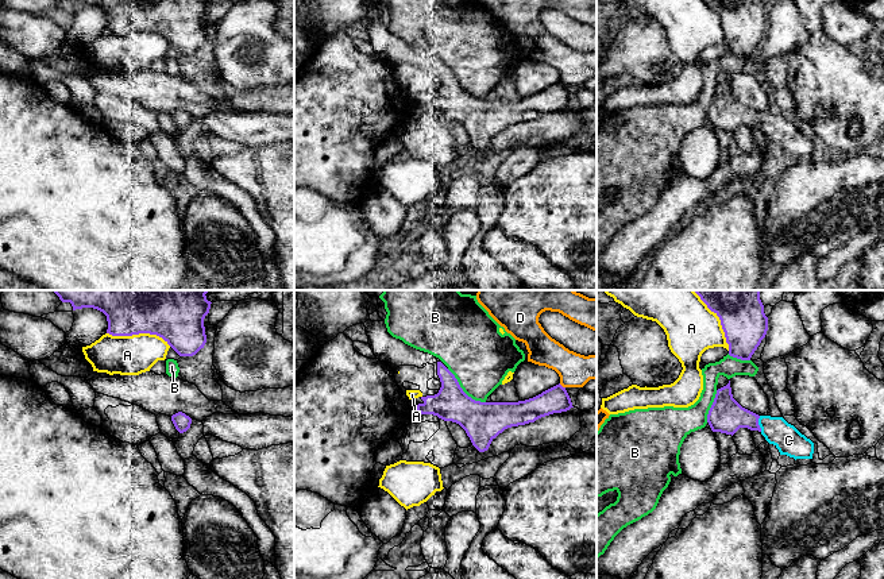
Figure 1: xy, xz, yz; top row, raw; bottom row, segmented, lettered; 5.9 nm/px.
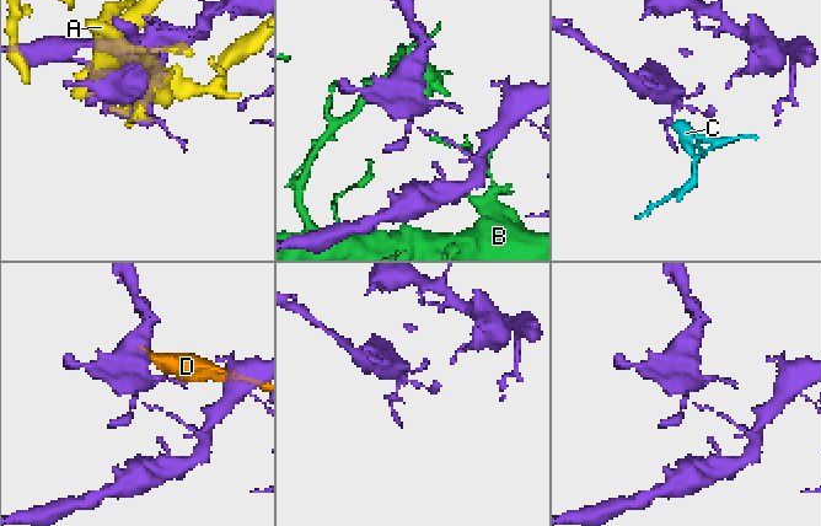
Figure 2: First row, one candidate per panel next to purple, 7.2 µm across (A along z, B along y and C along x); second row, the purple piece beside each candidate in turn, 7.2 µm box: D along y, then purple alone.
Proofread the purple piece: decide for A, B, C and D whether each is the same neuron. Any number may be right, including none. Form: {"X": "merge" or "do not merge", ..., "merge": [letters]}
{"A": "do not merge", "B": "do not merge", "C": "merge", "D": "do not merge", "merge": ["C"]}

